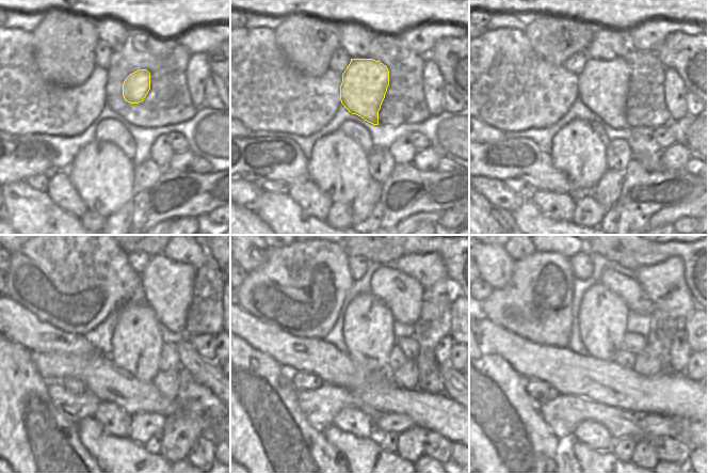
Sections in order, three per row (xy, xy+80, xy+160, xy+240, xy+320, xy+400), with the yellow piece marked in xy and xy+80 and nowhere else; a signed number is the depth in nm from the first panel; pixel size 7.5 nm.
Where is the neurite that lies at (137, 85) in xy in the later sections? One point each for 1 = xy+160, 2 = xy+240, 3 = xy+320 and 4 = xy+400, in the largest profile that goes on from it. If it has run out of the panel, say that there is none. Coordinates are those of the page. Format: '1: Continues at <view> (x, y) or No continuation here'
1: Continues at xy+160 (602, 85)
2: Continues at xy+240 (137, 341)
3: Continues at xy+320 (368, 327)
4: Continues at xy+400 (602, 315)

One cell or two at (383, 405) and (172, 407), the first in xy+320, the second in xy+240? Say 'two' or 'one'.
two

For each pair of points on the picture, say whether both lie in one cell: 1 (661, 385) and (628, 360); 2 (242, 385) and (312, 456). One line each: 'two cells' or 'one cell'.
1: two cells
2: one cell

